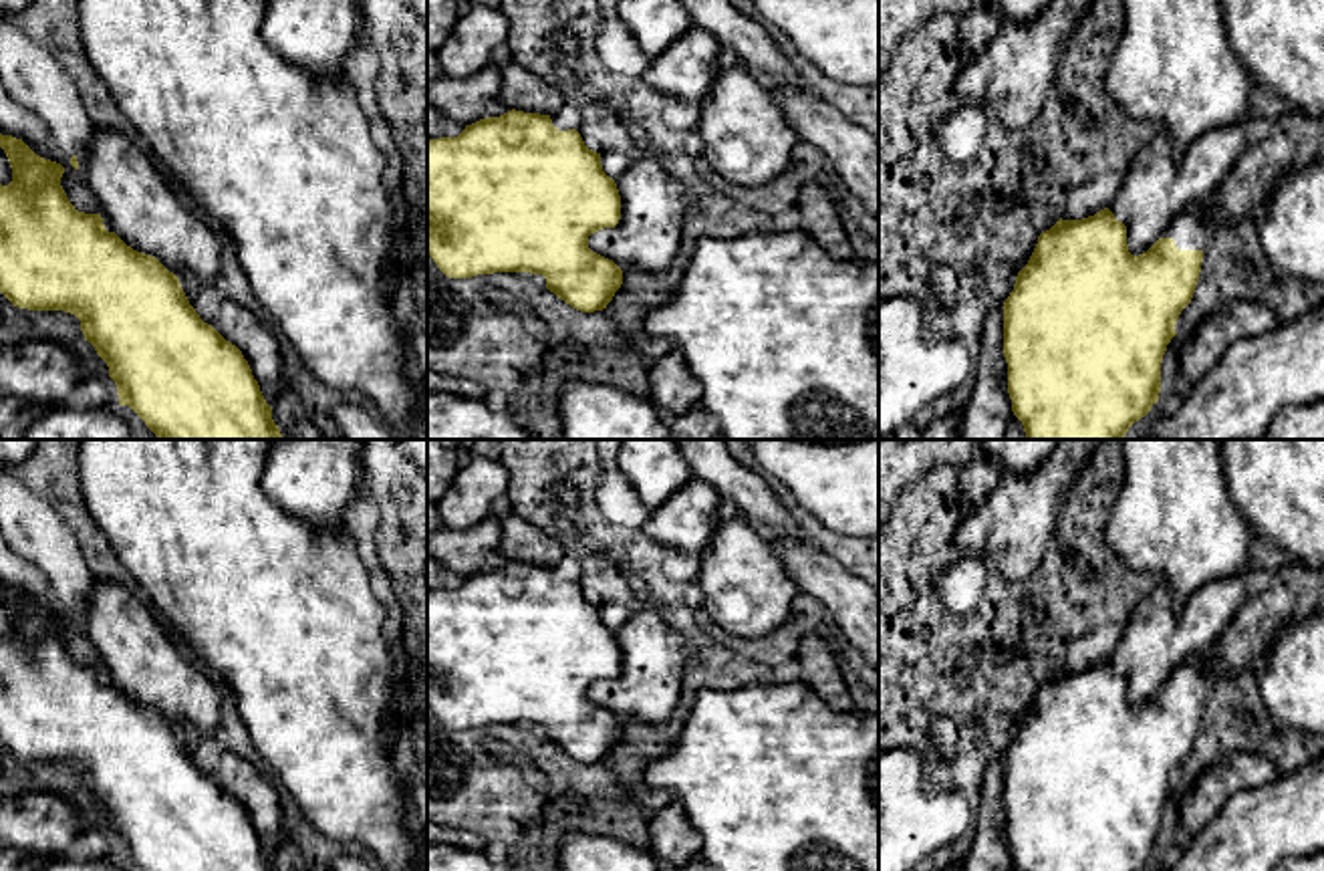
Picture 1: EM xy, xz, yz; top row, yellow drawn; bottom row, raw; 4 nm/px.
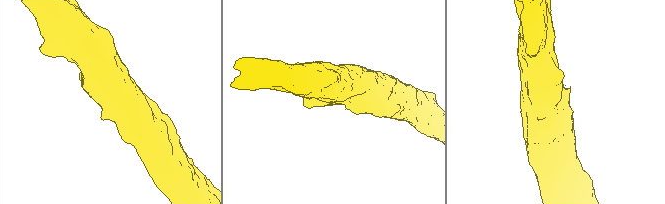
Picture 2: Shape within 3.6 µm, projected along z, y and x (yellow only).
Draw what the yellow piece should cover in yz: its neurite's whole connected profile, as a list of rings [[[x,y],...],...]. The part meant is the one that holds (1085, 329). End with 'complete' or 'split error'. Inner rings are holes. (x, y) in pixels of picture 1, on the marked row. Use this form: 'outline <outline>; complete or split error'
outline [[[1205,202],[1181,210],[1161,238],[1133,256],[1127,226],[1104,208],[1082,220],[1058,220],[1038,236],[1028,264],[1018,272],[1004,302],[1004,357],[1012,411],[1022,421],[1026,440],[1122,440],[1129,427],[1159,401],[1161,363],[1177,335],[1181,310],[1191,302],[1203,248],[1213,242],[1213,226],[1203,220]]]; split error

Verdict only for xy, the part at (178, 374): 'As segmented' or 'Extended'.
As segmented

